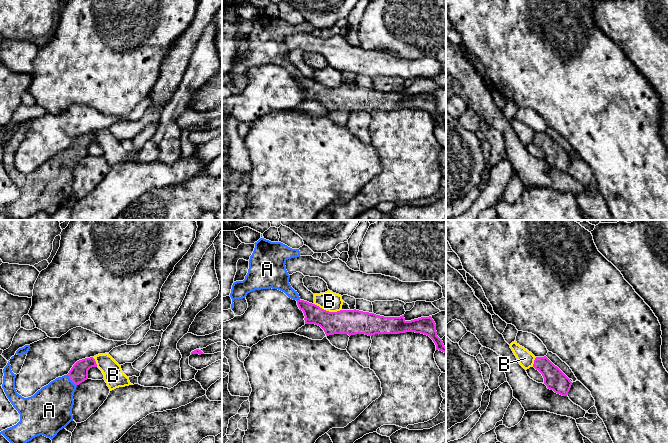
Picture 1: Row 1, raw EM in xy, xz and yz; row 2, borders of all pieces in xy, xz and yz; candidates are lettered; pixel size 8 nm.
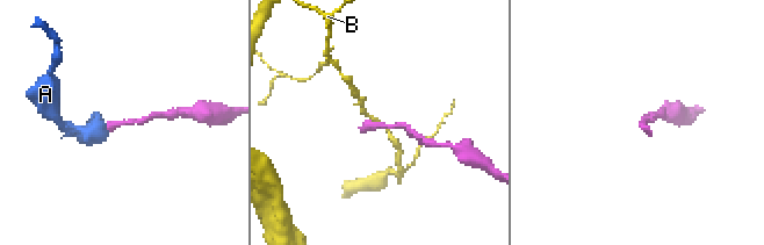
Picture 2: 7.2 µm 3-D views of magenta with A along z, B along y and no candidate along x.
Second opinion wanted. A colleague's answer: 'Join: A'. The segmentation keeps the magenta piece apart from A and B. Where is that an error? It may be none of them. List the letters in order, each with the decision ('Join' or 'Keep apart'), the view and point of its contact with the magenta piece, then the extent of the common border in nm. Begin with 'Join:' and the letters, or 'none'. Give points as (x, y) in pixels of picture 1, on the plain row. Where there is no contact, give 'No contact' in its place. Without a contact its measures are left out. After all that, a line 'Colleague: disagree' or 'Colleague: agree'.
Join: A
A: Join. Touches magenta at xy (71, 156). Shared border 120 nm
B: Keep apart. Touches magenta at xz (328, 87). Shared border 240 nm
Colleague: agree

